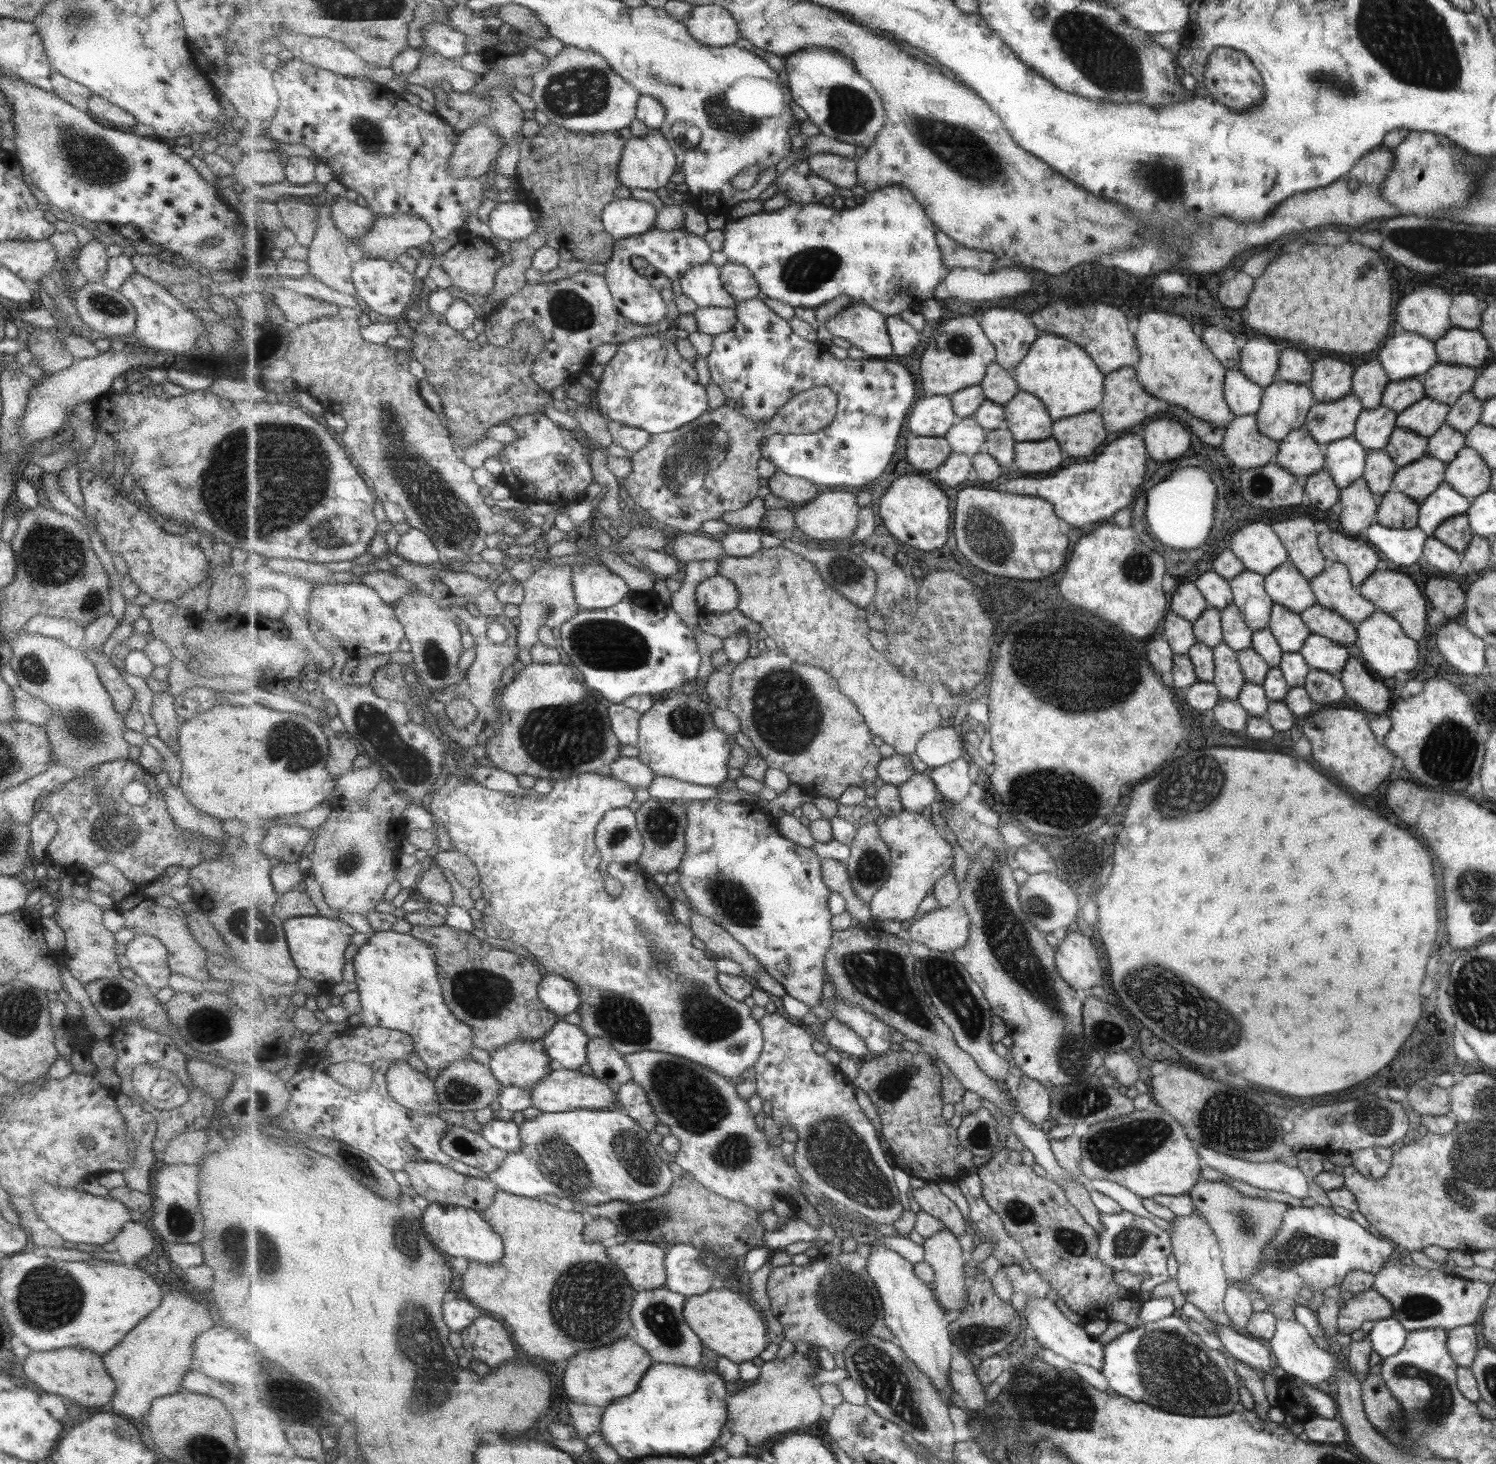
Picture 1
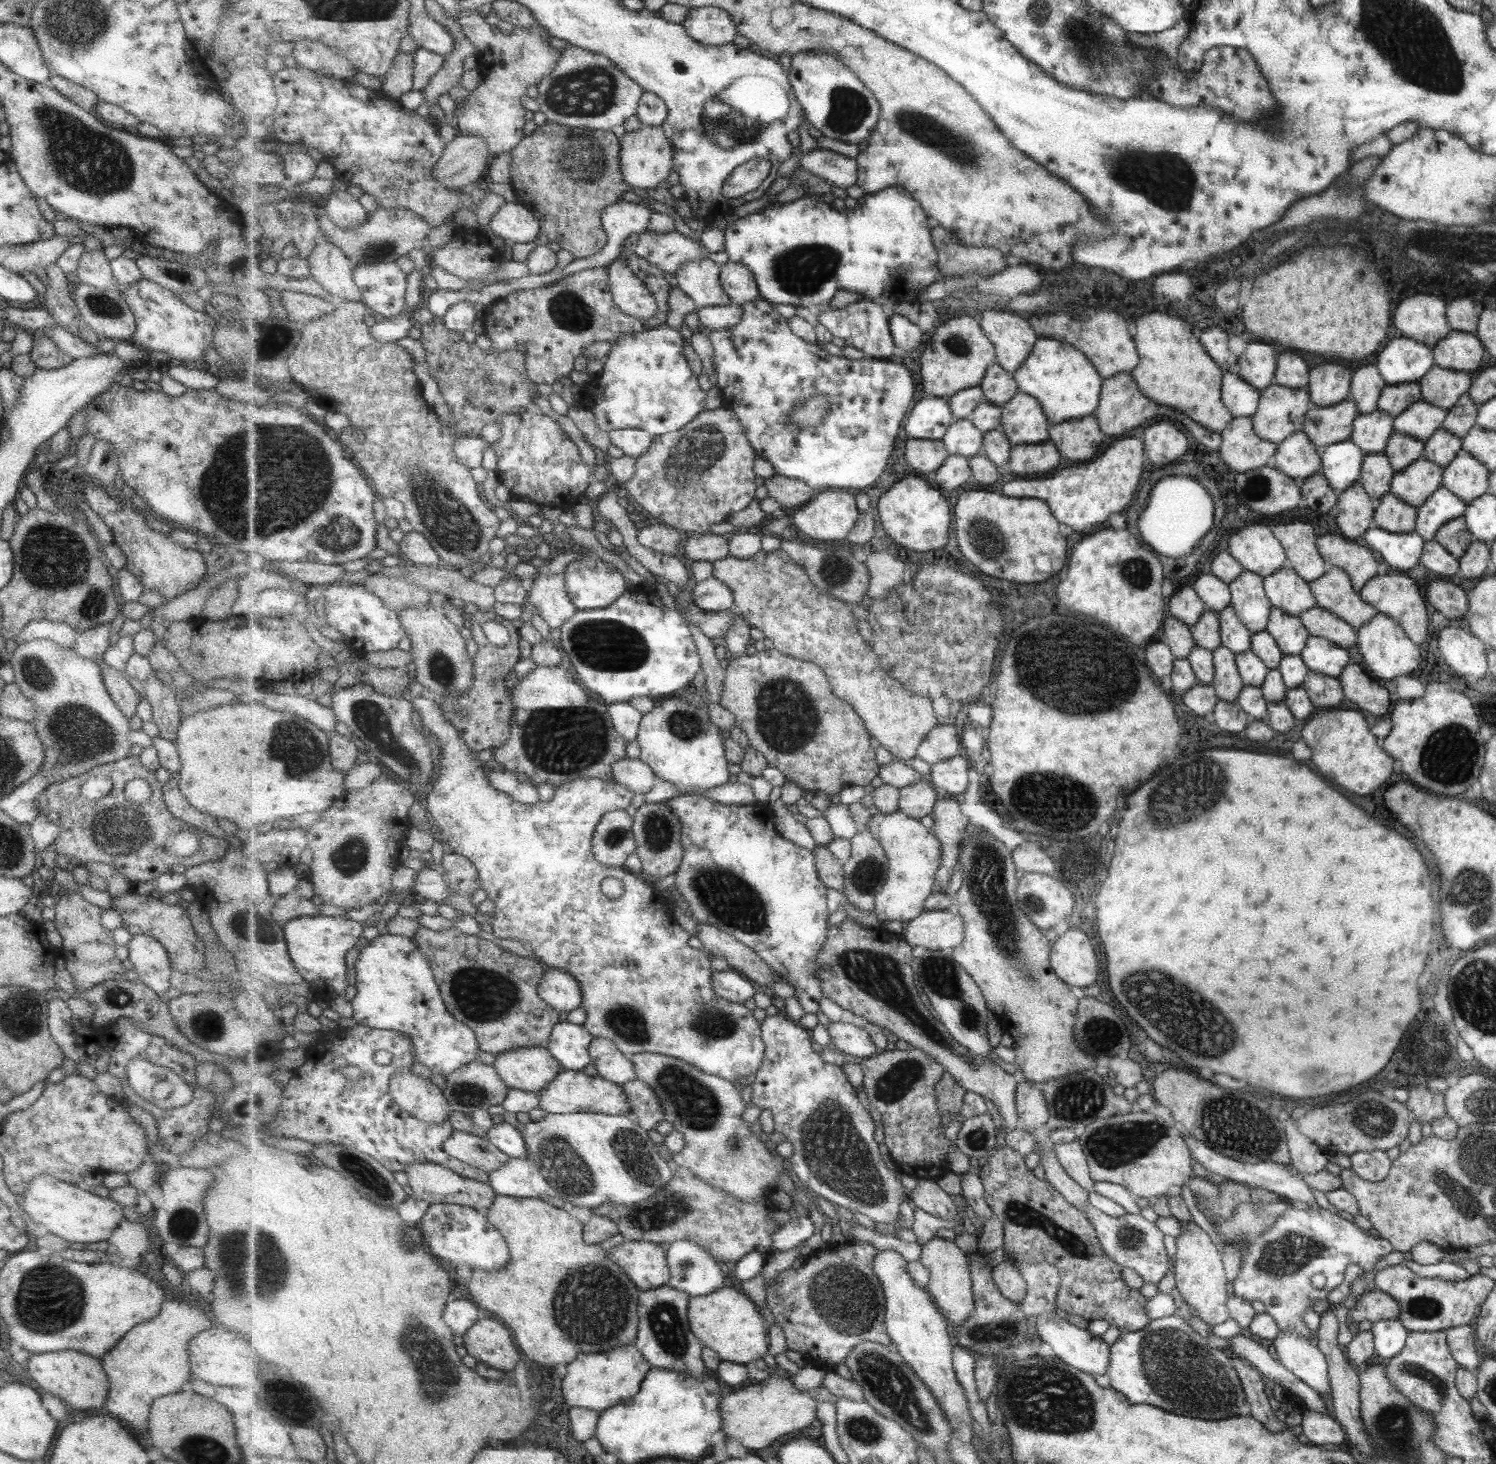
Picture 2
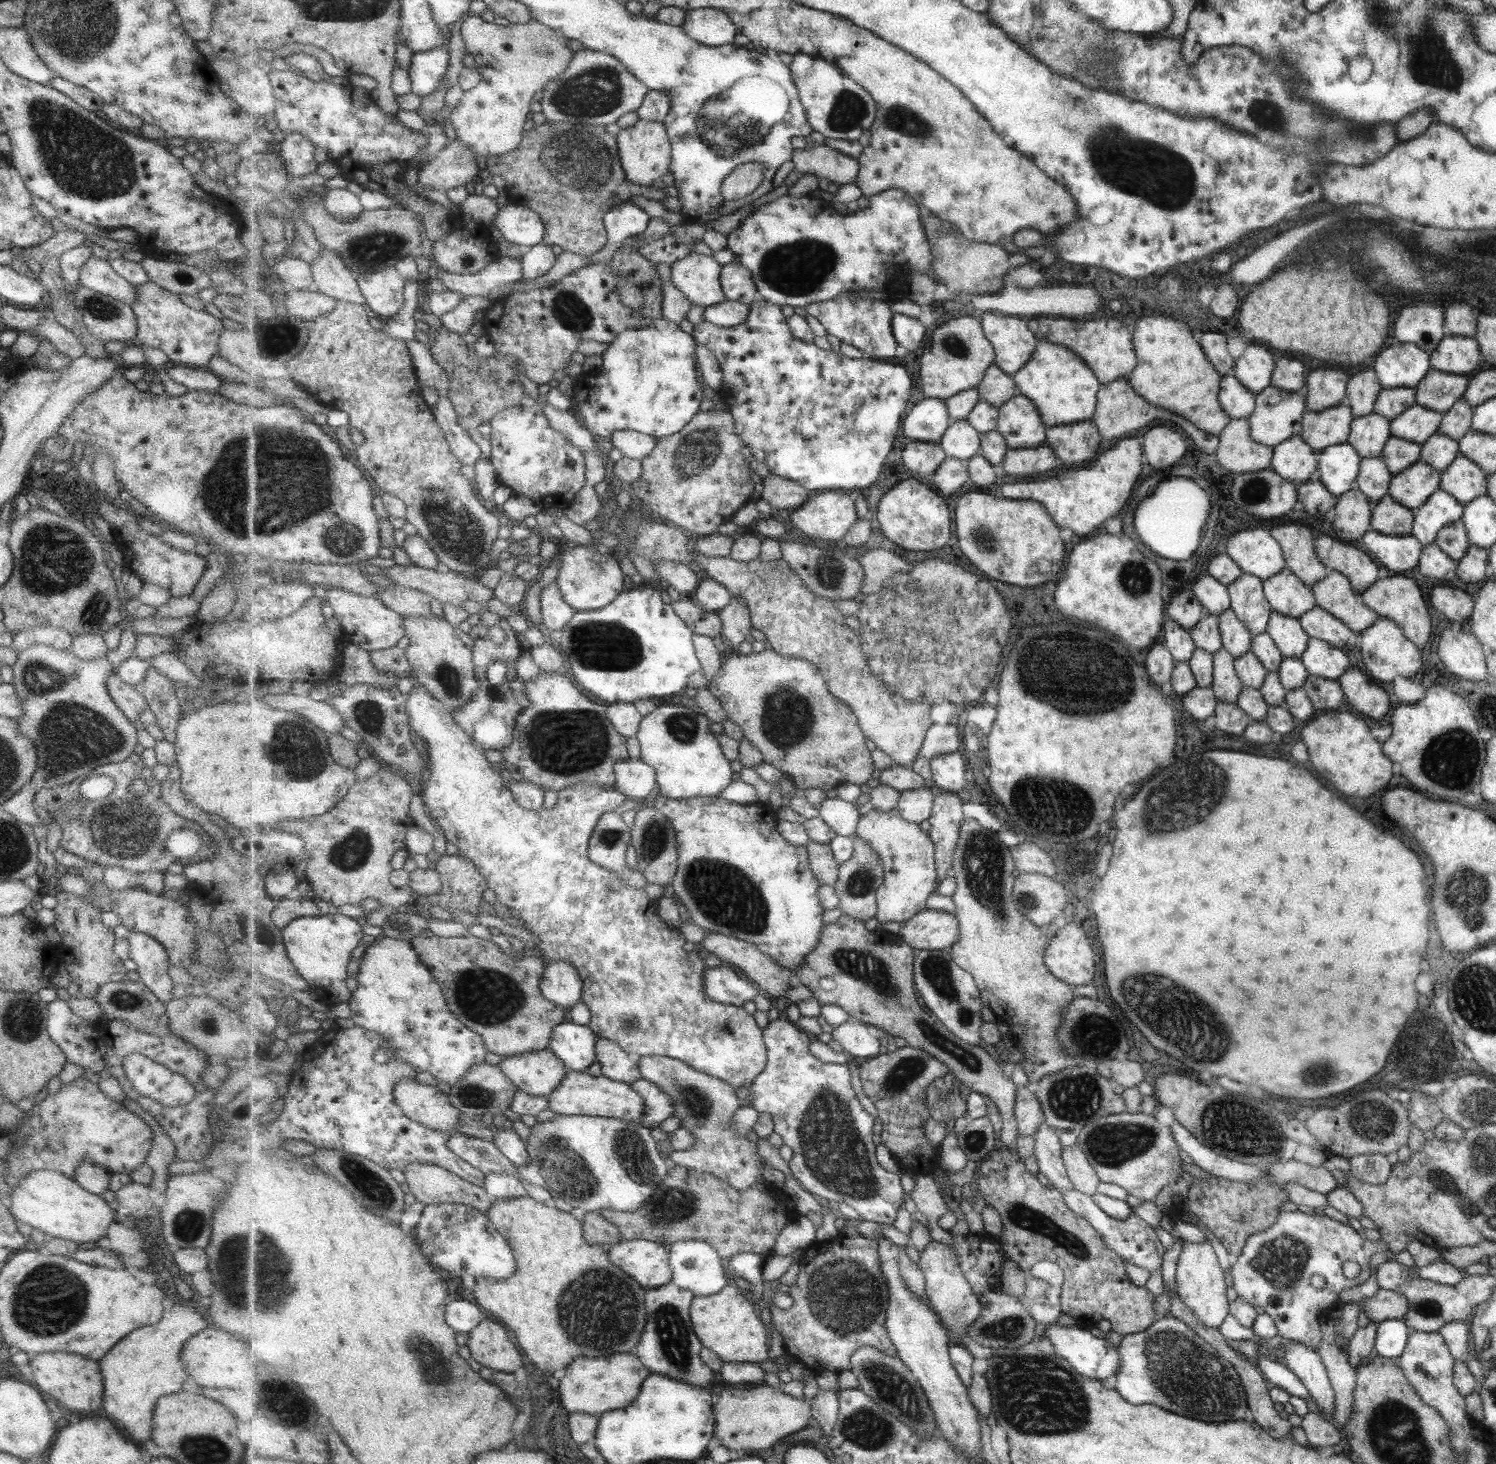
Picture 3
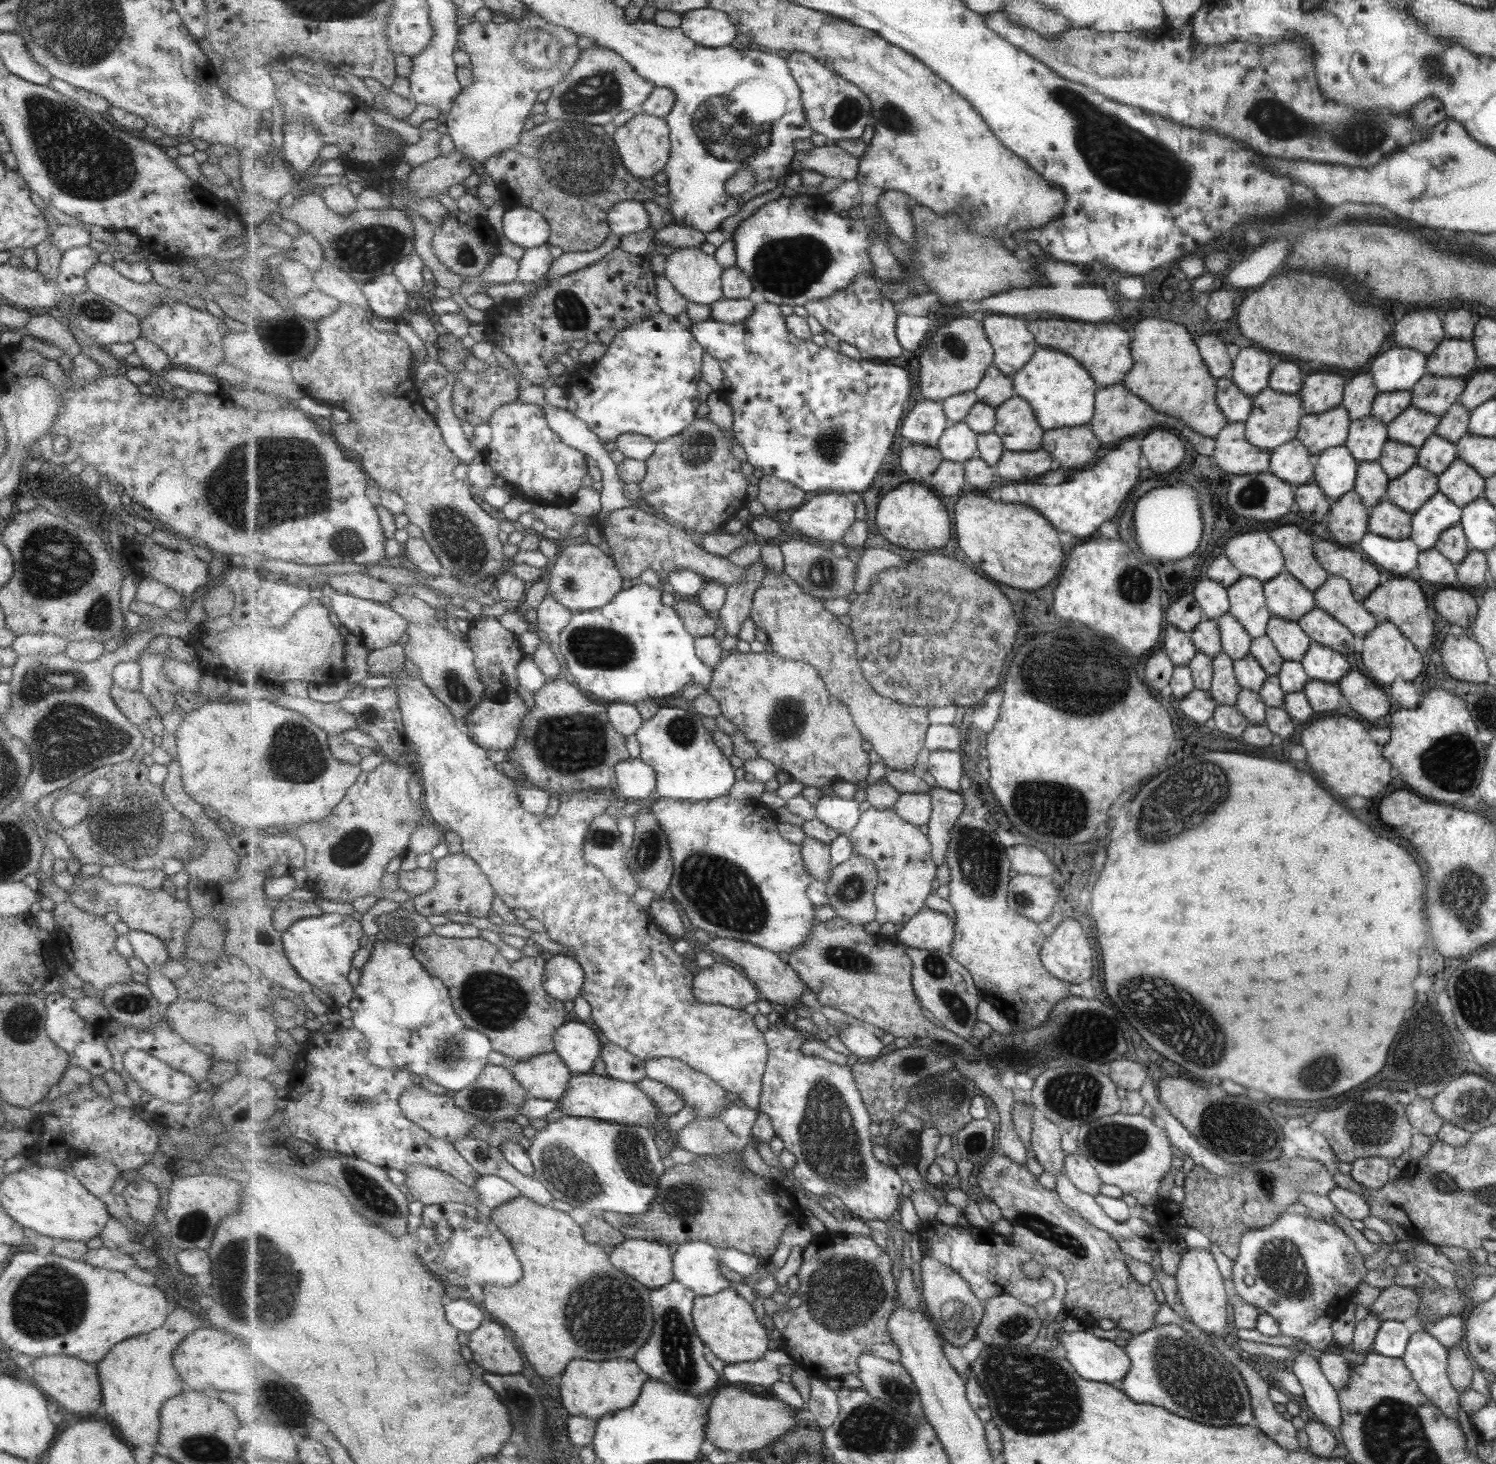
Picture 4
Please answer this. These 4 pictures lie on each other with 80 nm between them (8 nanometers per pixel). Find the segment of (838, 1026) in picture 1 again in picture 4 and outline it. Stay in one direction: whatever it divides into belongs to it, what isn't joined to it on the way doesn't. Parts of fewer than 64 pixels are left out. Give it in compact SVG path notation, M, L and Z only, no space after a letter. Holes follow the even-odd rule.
M849 1025L839 1030L838 1038L846 1045L853 1059L874 1060L885 1048L881 1038L875 1036L867 1025Z

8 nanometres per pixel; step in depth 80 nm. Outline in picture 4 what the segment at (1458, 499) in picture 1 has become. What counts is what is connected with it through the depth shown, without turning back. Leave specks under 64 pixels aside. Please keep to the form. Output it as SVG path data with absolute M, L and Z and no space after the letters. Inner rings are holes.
M1439 492L1411 514L1410 539L1418 545L1420 551L1430 549L1443 531L1461 521L1462 507Z

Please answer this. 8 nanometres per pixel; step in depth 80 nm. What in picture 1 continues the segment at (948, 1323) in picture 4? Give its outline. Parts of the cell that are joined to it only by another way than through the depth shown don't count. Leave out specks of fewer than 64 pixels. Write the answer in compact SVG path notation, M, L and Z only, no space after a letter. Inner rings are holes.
M946 1227L927 1239L924 1247L925 1262L936 1274L931 1286L945 1310L951 1317L956 1316L966 1307L968 1259L963 1256L957 1236Z

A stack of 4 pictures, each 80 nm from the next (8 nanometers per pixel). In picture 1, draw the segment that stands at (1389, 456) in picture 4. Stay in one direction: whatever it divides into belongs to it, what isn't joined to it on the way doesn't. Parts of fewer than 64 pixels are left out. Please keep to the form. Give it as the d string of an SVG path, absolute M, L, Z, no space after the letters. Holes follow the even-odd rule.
M1397 427L1390 434L1390 440L1384 446L1386 453L1397 467L1409 465L1421 458L1428 448L1428 437L1415 434L1403 427Z

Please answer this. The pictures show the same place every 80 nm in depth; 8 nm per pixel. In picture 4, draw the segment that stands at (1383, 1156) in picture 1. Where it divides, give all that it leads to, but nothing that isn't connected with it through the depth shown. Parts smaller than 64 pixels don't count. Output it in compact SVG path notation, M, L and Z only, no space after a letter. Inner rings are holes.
M1363 1157L1350 1162L1349 1176L1363 1188L1379 1190L1387 1182L1387 1159Z

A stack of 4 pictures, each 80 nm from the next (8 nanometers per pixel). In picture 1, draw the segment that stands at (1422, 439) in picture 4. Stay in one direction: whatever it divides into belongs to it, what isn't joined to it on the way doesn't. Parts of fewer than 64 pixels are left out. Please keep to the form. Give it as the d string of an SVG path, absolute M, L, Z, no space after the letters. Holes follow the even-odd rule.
M1424 396L1396 417L1396 426L1423 437L1430 437L1446 422L1450 406Z

